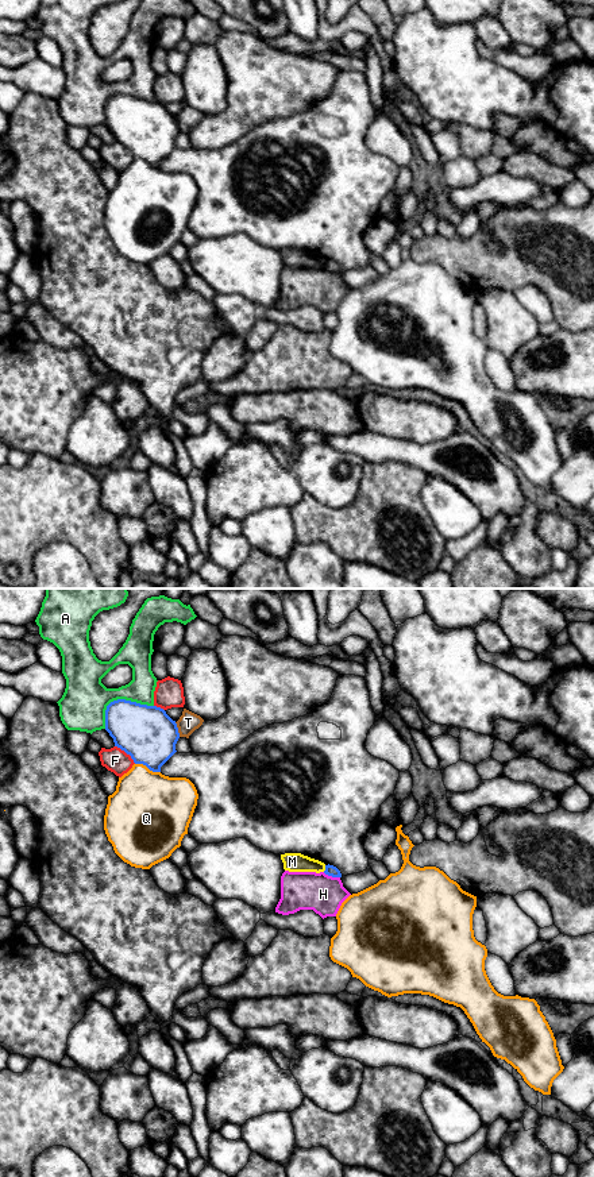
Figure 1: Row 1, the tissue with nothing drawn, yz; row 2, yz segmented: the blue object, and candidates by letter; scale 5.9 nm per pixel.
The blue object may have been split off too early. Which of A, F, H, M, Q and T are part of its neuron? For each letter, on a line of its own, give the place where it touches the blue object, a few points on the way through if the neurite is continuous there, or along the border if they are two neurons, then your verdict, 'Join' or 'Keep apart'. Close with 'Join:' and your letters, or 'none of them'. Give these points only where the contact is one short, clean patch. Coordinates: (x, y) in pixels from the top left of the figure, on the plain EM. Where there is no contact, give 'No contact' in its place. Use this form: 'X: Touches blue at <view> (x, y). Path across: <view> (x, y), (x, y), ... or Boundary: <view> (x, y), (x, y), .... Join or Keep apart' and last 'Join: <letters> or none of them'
A: Touches blue at yz (119, 95). Keep apart
F: Touches blue at yz (126, 147). Keep apart
H: Touches blue at yz (331, 270). Keep apart
M: Touches blue at yz (326, 263). Boundary: yz (326, 261), (323, 266). Keep apart
Q: Touches blue at yz (147, 162). Keep apart
T: Touches blue at yz (177, 124). Keep apart
Join: none of them

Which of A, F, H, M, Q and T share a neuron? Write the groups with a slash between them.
A / F M / H / Q / T

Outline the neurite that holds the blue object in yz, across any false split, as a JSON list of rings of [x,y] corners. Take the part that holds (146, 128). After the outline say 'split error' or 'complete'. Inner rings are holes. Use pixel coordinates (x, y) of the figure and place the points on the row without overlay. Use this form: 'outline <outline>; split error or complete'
outline [[[117,94],[105,105],[105,126],[115,142],[153,167],[177,147],[178,123],[163,104]]]; complete

